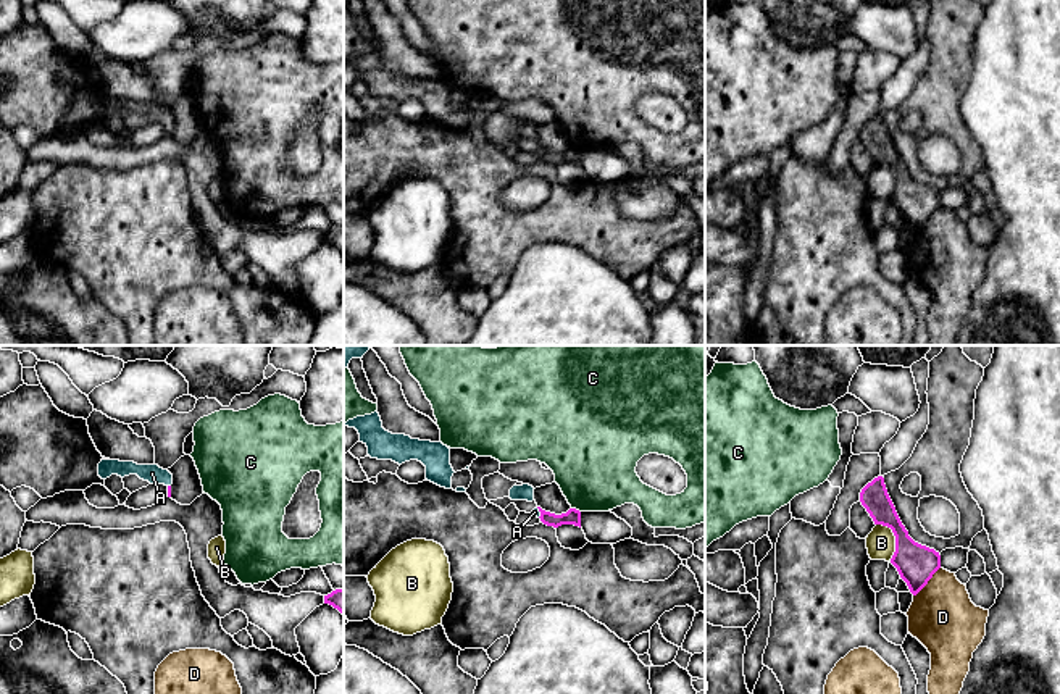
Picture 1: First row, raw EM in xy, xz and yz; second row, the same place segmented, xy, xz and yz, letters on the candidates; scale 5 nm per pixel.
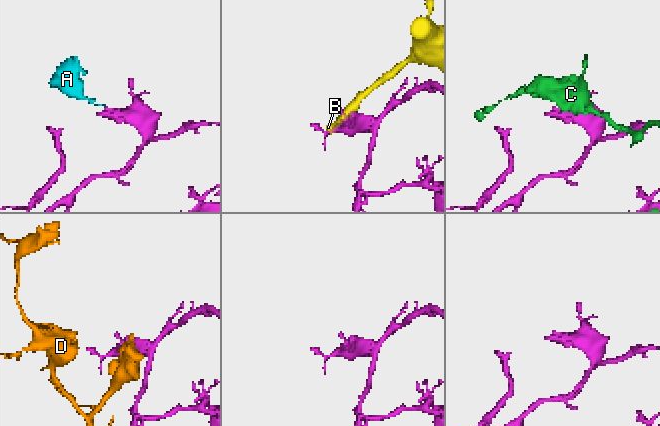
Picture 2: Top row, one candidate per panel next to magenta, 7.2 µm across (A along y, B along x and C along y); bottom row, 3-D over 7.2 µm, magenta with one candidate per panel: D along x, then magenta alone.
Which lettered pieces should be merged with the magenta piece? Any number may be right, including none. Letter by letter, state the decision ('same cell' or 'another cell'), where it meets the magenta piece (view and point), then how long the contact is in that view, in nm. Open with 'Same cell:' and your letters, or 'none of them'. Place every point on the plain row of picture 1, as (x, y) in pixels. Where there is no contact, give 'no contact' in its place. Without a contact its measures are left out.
Same cell: A
A: same cell; meets magenta in xz at (539, 149); contact 60 nm long
B: another cell; meets magenta in yz at (896, 176); contact 200 nm long
C: another cell; meets magenta in xz at (575, 147); contact 50 nm long
D: another cell; meets magenta in yz at (928, 218); contact 200 nm long

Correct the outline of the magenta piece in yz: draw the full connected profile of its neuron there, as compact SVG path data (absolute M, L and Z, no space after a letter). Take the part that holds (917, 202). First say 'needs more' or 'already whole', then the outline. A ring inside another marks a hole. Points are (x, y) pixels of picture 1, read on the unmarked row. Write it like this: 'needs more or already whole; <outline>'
already whole; M883 115L874 116L862 128L860 140L873 157L874 163L892 168L895 174L895 190L891 202L907 221L910 231L916 234L941 207L939 190L915 181L908 174L908 169L902 163L887 132Z

